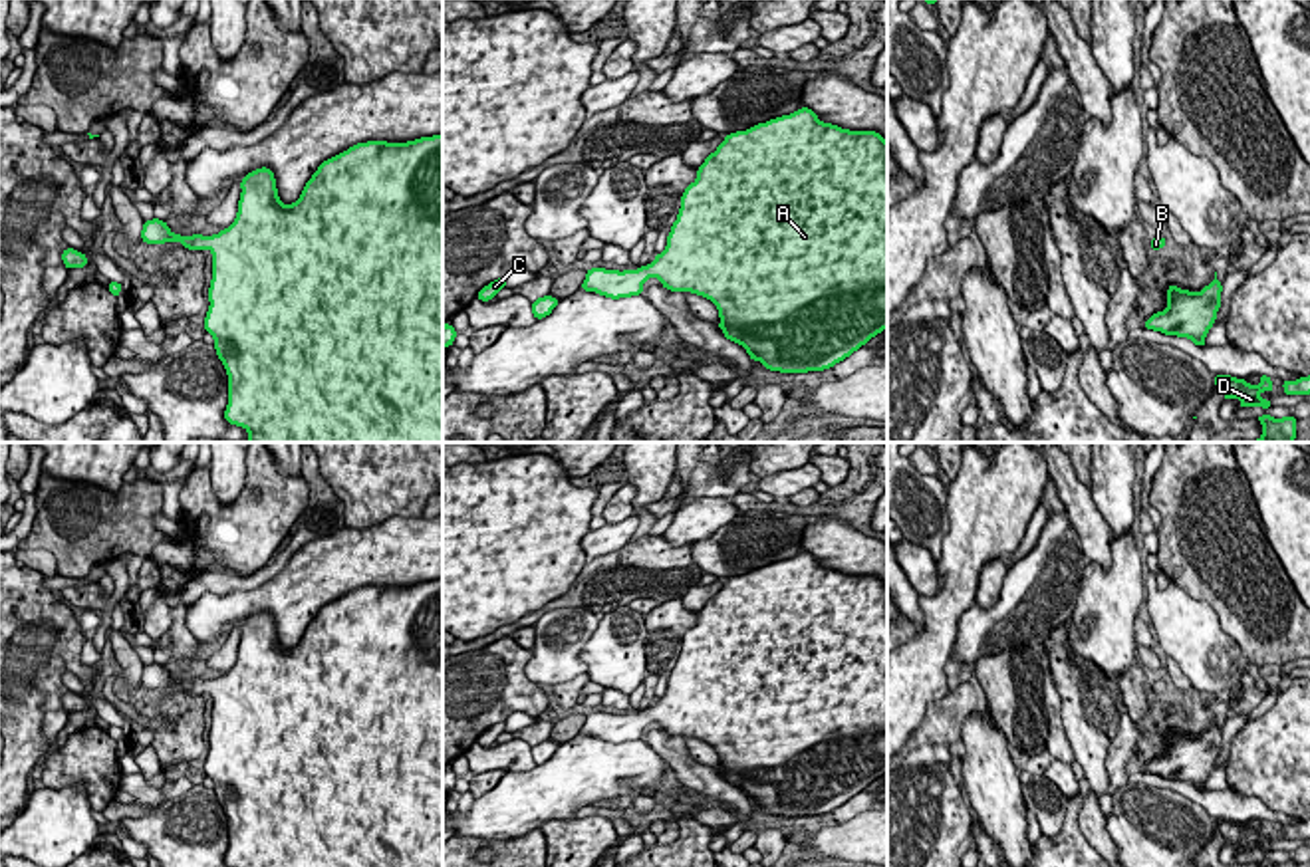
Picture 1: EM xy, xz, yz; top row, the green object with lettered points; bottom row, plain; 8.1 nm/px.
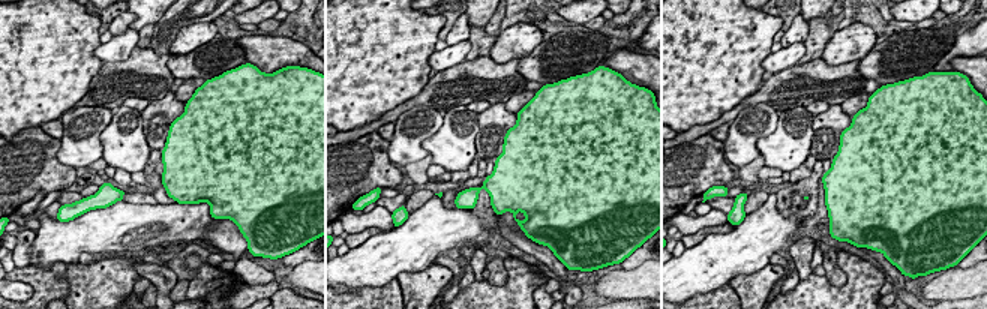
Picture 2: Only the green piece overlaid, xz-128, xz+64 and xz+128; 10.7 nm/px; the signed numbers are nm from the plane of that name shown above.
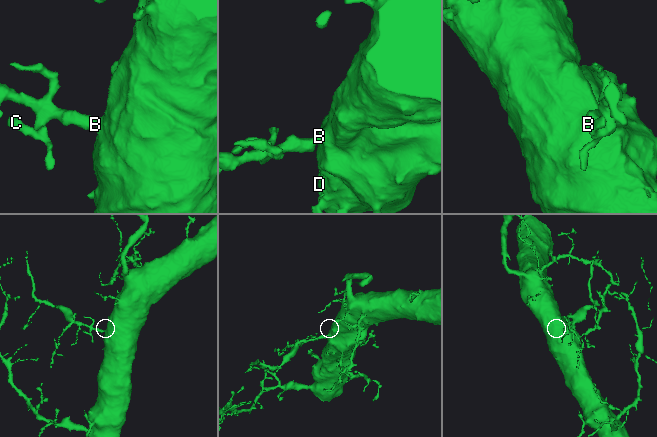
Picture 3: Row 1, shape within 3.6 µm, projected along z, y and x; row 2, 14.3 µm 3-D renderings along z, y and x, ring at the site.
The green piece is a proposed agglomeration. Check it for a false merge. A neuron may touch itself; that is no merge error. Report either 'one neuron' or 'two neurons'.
one neuron

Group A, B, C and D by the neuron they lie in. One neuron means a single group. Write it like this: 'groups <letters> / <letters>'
groups A B C D

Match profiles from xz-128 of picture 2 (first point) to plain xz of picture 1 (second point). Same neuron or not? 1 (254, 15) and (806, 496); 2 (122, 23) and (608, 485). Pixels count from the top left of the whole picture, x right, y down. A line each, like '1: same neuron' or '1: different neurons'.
1: different neurons
2: different neurons

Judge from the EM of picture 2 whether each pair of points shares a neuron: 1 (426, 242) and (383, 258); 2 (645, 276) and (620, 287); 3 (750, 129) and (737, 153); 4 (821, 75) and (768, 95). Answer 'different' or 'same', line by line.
1: same
2: same
3: same
4: same

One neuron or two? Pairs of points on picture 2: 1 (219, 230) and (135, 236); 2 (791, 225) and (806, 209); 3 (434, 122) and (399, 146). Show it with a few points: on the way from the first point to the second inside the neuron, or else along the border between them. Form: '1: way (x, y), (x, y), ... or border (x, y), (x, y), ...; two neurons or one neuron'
1: way (198, 227), (156, 227); one neuron
2: border (774, 194), (777, 209), (804, 227); two neurons
3: way (425, 122), (408, 137); one neuron

